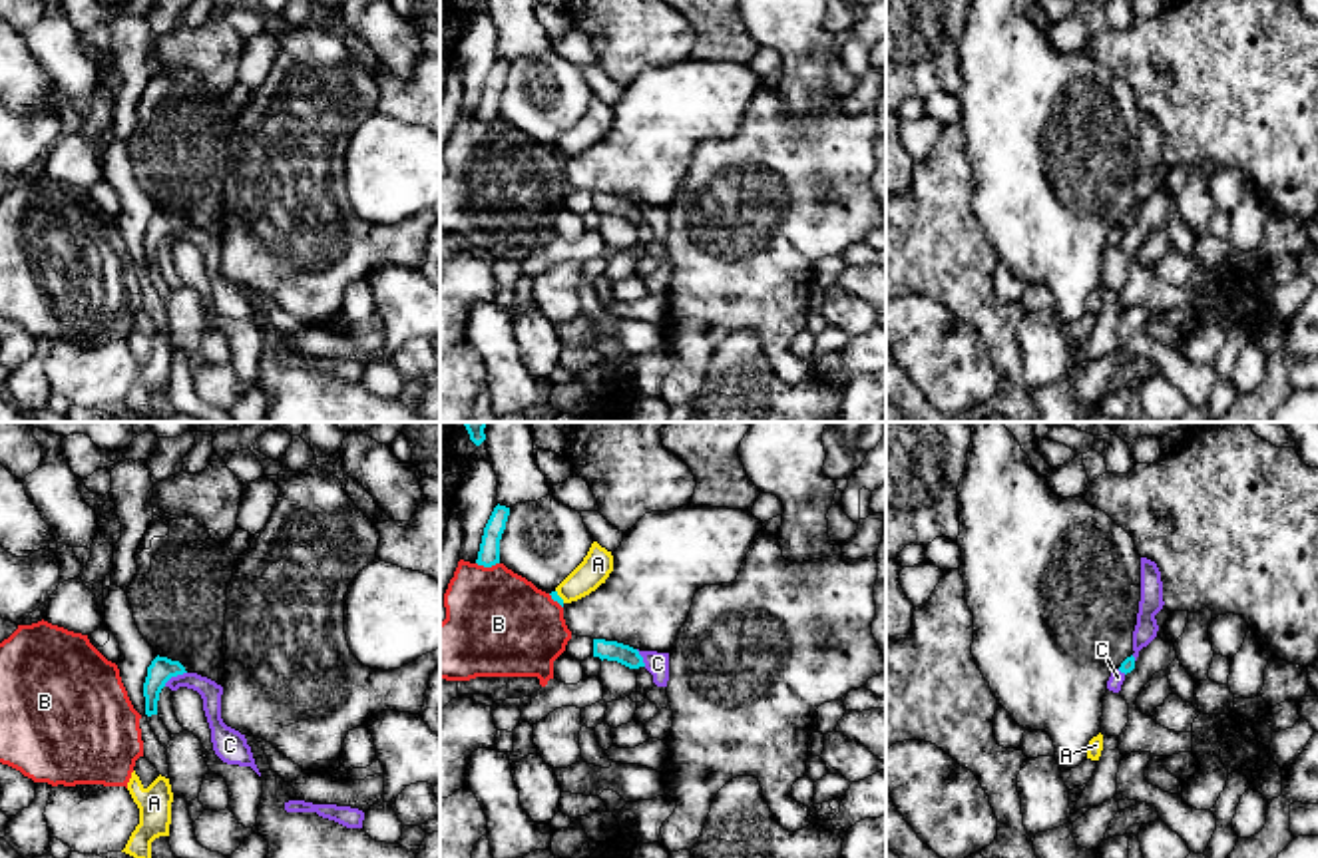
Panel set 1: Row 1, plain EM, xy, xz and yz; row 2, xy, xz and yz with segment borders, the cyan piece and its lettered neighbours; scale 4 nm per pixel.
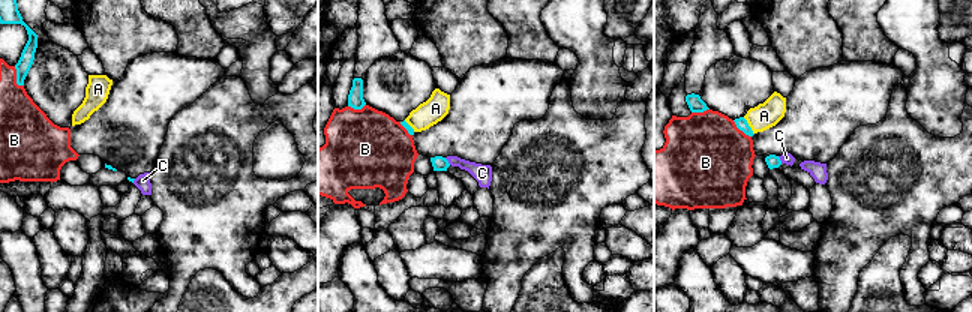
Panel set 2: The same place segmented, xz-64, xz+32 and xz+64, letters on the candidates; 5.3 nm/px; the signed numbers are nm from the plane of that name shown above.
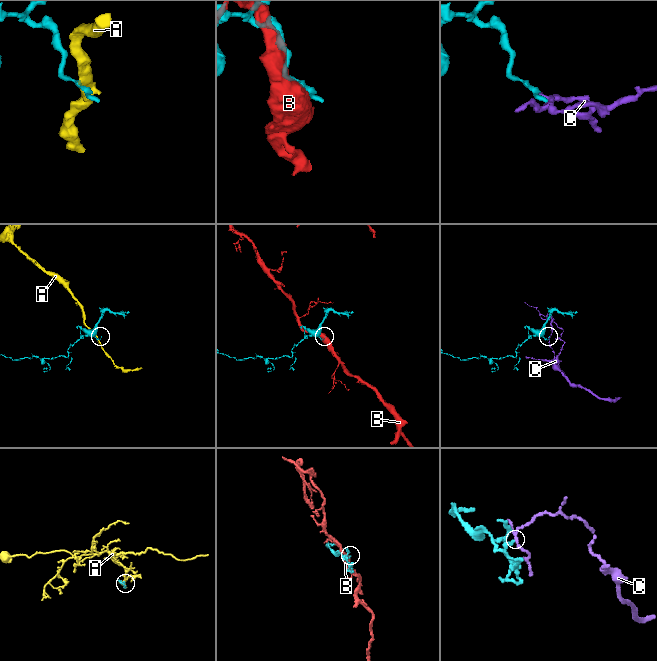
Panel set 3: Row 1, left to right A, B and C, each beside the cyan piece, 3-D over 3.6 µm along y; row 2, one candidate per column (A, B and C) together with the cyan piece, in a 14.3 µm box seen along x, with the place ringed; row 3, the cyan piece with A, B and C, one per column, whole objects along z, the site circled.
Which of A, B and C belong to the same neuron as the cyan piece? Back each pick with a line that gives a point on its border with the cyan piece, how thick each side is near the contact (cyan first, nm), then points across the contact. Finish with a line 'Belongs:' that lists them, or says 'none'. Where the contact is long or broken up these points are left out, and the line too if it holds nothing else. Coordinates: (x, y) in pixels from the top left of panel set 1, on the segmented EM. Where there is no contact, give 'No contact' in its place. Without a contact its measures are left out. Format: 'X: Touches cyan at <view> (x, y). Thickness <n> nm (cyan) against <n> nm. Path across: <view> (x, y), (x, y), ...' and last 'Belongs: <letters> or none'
Belongs: none

